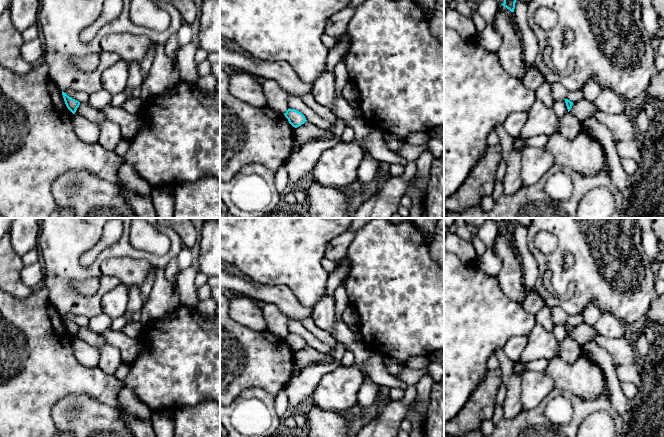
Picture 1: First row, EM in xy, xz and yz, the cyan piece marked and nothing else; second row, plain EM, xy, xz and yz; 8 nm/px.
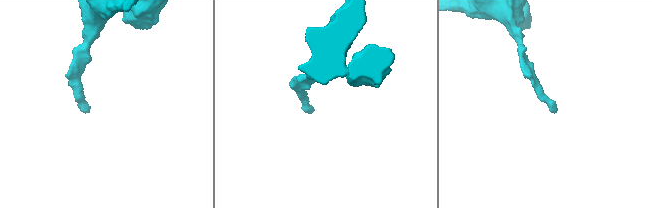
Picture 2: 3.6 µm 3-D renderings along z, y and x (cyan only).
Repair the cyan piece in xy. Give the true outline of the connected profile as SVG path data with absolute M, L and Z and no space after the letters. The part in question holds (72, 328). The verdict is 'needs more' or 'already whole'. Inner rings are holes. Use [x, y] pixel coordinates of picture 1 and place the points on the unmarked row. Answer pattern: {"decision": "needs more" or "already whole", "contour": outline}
{"decision": "already whole", "contour": "M62 315L62 319L63 319L63 322L64 322L64 325L65 325L65 328L67 330L67 332L73 337L75 338L77 332L79 331L80 329L80 326L75 324L75 323L72 323L71 321L69 321L66 317L64 317Z"}

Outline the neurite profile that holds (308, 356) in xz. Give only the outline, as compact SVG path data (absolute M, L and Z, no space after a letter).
M306 345L304 348L295 353L295 360L296 360L296 365L300 369L303 369L306 367L317 365L322 359L331 356L333 355L322 353L314 349L313 347Z

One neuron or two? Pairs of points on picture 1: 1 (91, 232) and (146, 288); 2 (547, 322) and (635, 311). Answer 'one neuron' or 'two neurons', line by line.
1: two neurons
2: two neurons

